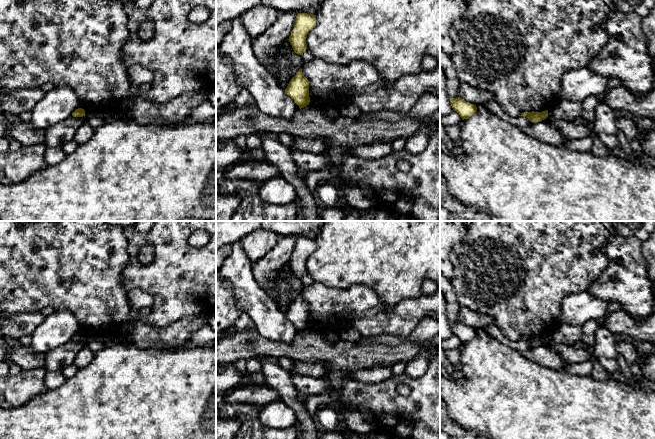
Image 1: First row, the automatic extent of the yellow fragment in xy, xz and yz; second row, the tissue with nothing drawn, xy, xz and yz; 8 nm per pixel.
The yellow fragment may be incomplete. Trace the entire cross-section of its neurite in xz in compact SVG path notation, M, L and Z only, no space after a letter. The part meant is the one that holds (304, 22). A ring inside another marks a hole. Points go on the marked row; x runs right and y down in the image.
M298 13L289 42L292 45L294 52L302 55L307 49L306 38L310 30L316 25L316 15L307 13Z

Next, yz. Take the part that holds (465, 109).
M460 97L450 98L450 102L453 110L460 115L462 120L471 117L477 111L476 105L466 102Z

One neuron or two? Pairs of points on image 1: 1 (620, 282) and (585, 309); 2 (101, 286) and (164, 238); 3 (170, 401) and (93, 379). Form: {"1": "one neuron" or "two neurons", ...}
{"1": "two neurons", "2": "two neurons", "3": "one neuron"}

